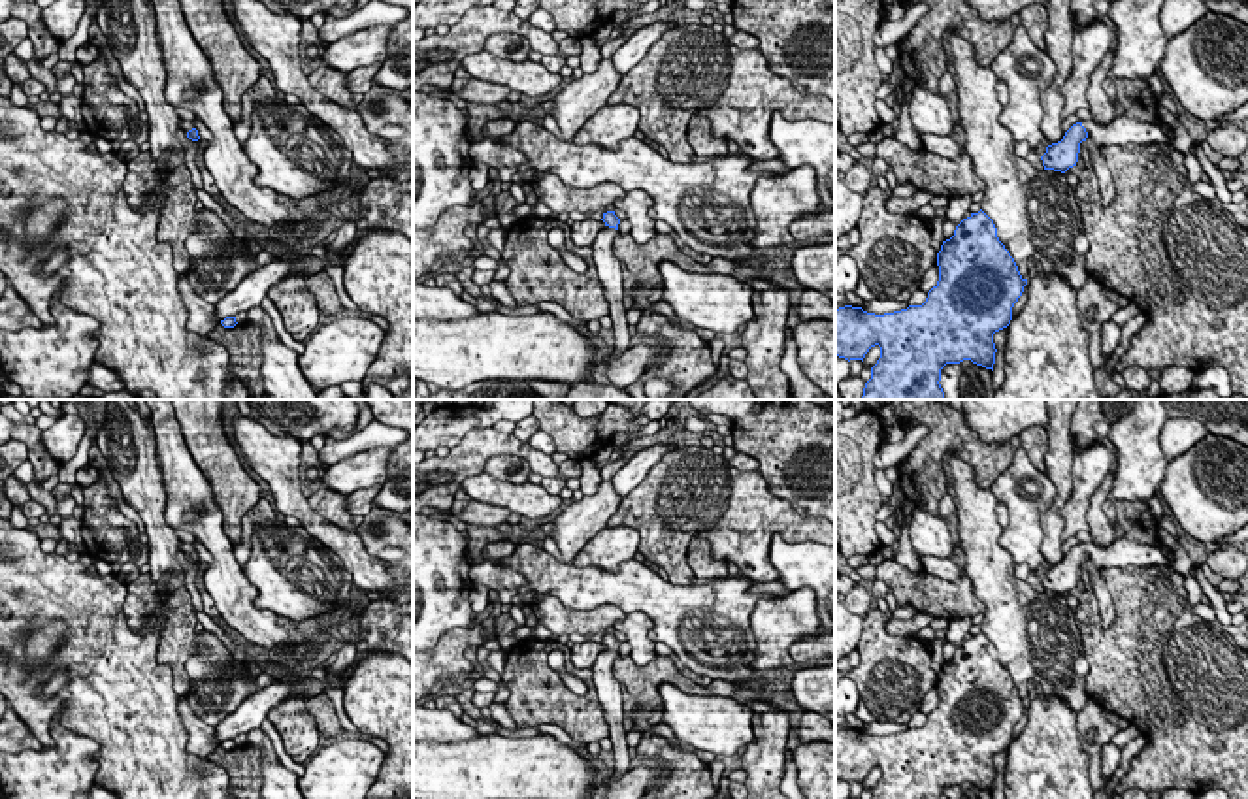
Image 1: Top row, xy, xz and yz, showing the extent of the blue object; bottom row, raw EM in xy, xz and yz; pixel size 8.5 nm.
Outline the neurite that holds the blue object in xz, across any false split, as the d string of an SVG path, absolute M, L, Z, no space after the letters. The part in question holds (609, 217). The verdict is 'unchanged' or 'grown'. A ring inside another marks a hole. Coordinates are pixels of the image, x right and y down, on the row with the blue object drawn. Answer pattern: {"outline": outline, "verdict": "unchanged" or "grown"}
{"outline": "M607 211L601 220L605 222L605 228L596 236L592 254L609 303L609 317L613 320L615 347L611 351L618 356L630 349L630 326L626 322L626 309L622 303L622 268L620 260L613 254L613 241L620 236L620 219L615 211Z", "verdict": "grown"}

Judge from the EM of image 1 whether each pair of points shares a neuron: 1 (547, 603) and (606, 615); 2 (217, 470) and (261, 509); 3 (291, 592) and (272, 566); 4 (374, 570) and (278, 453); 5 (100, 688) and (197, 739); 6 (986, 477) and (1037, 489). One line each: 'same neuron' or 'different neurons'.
1: same neuron
2: different neurons
3: same neuron
4: same neuron
5: different neurons
6: different neurons

